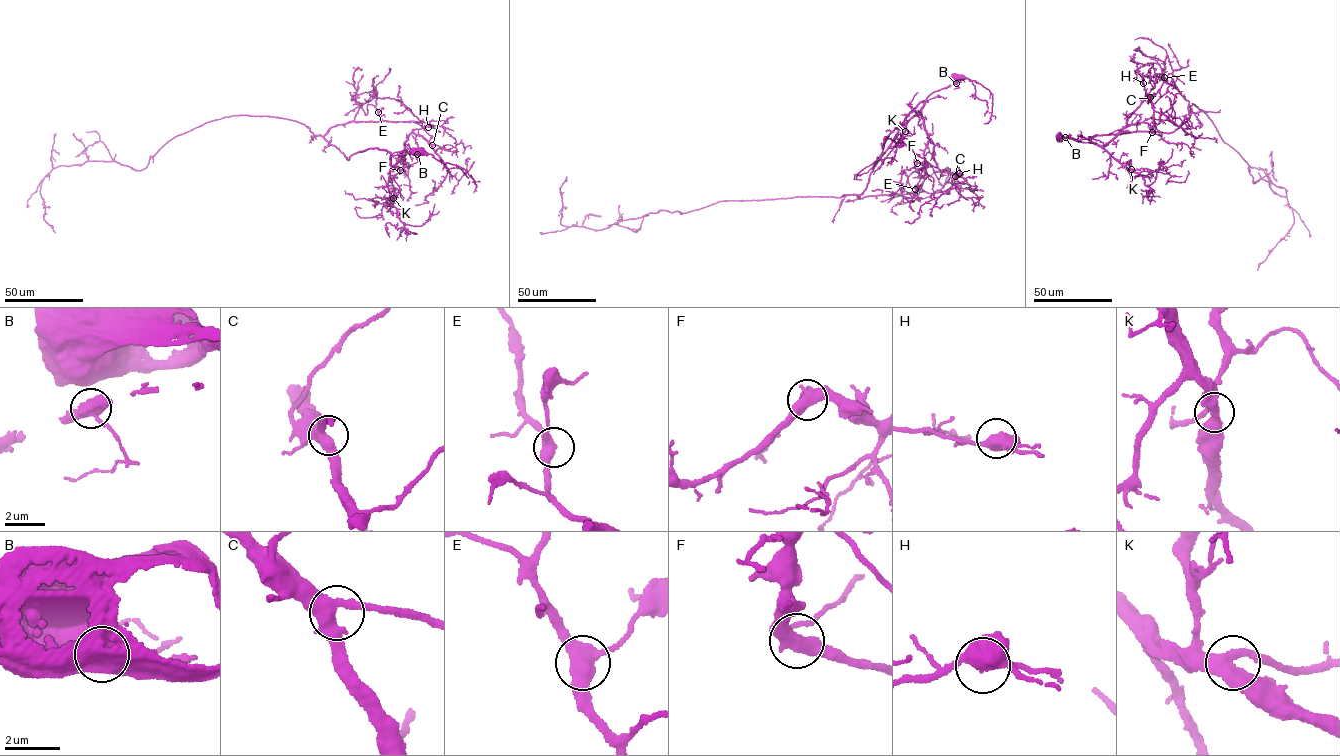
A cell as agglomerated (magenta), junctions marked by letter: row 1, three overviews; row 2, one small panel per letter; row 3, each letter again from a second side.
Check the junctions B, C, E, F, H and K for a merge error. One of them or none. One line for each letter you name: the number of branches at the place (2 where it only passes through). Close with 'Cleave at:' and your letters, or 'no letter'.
Cleave at: no letter

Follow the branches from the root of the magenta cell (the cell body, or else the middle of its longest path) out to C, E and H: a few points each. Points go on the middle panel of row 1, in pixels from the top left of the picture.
C: (955, 76), (950, 85), (930, 94), (921, 111), (927, 136), (934, 146), (937, 167), (955, 176)
E: (955, 76), (950, 85), (931, 93), (927, 102), (910, 111), (863, 192), (853, 194), (861, 198), (915, 189)
H: (955, 76), (950, 85), (928, 96), (921, 115), (927, 136), (934, 146), (937, 167), (959, 173)

